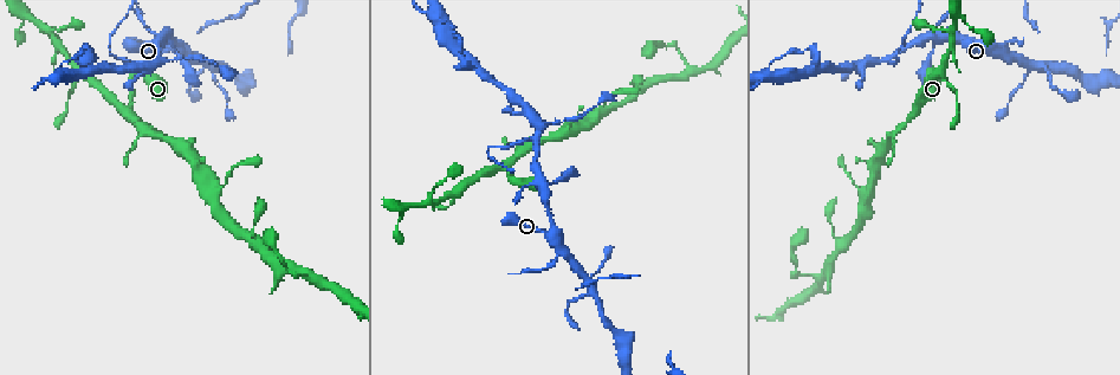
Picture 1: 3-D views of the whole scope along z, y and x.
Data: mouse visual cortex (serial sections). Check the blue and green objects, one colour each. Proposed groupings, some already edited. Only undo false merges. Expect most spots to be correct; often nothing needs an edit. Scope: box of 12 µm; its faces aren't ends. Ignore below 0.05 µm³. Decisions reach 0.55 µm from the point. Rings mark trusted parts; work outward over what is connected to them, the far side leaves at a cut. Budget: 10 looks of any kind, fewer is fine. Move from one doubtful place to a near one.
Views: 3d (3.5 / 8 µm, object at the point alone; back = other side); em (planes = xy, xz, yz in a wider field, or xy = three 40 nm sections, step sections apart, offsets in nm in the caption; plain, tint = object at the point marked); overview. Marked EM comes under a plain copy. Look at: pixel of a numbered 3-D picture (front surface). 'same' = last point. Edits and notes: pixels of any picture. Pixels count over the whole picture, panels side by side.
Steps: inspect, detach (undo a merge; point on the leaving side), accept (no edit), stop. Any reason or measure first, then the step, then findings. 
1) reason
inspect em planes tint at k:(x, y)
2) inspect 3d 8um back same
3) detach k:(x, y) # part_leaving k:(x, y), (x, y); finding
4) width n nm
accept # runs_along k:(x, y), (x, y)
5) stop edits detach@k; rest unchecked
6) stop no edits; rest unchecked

sharp bend
inspect 3d 3.5um at 1:(163, 35)

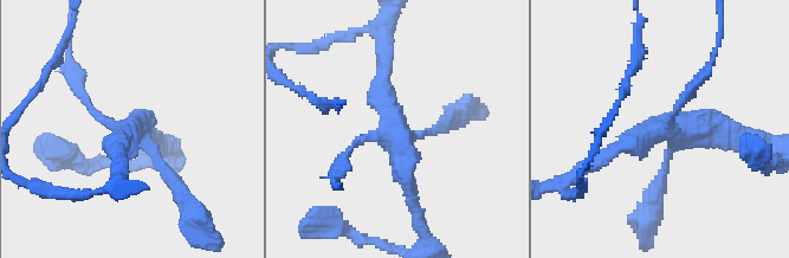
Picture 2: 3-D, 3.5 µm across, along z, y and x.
arms 4; arm_widths 100, 150, 200, 300 nm; need the tissue
inspect em xy step 2 tint at 2:(400, 147)

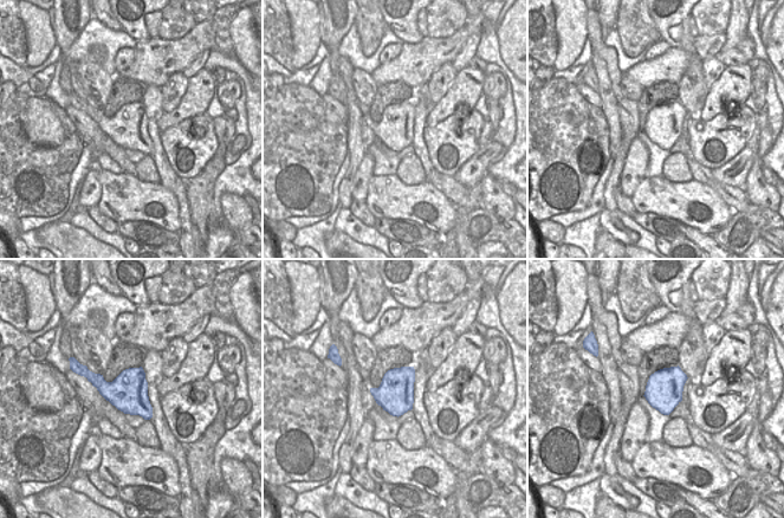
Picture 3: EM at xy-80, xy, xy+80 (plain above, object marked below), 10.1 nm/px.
width 380 nm
accept # runs_along 2:(418, 219), (382, 79); continuous, no second cell

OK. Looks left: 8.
four or more arms meet
inspect 3d 3.5um at 1:(878, 64)

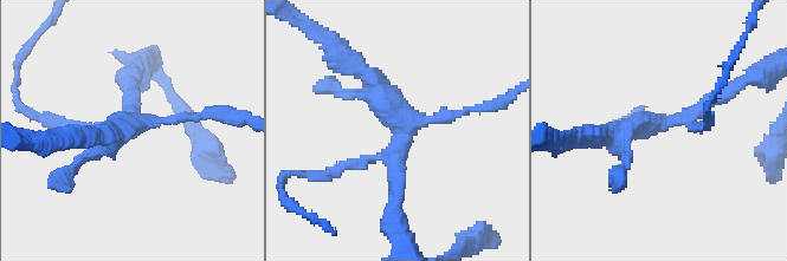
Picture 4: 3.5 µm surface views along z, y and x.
inspect em xy step 3 tint at 4:(661, 122)

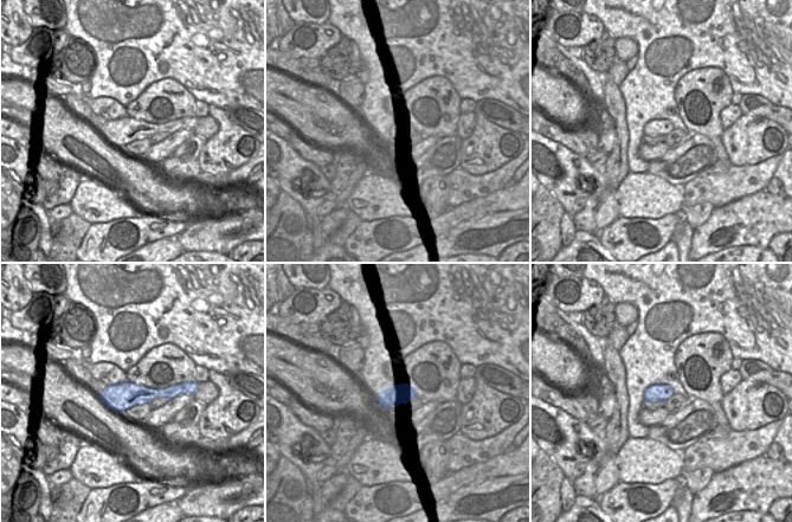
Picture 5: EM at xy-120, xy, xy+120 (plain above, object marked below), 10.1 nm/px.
arm_widths 150, 150, 200, 300 nm
accept # runs_along 5:(182, 388), (169, 393), (103, 397); continuous, no second cell

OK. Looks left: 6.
three-way junction
inspect 3d 3.5um at 1:(129, 106)

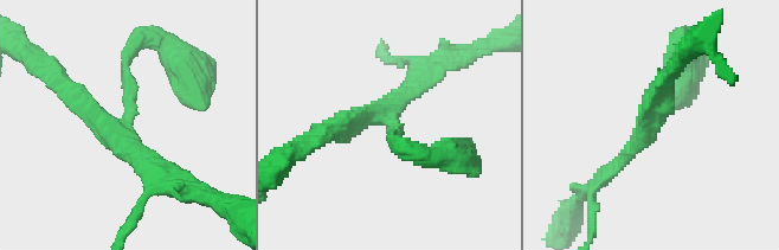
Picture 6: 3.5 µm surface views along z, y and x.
arms 3; arm_widths 150, 200, 250 nm; shape alone is not enough
inspect em xy step 5 tint at 6:(124, 129)

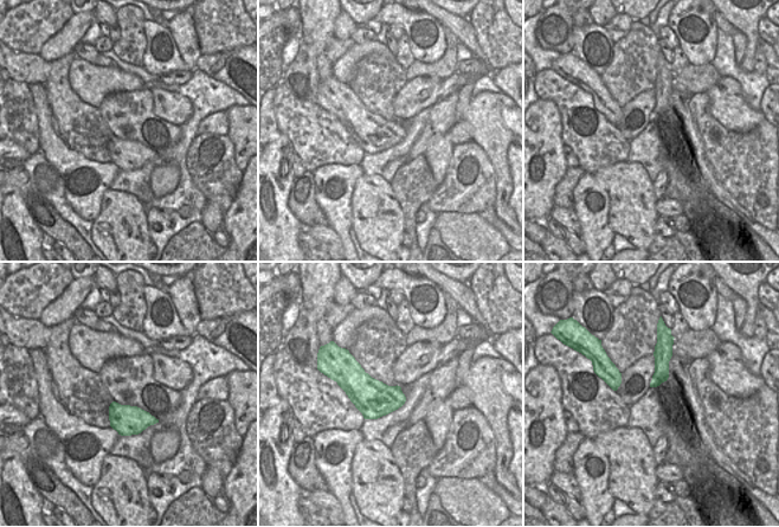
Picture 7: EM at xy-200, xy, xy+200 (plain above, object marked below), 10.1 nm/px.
width 380 nm
accept # runs_along 6:(670, 57), (655, 123), (600, 181); one cell here

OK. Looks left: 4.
side arm on a straight run
inspect 3d 3.5um at 1:(52, 34)

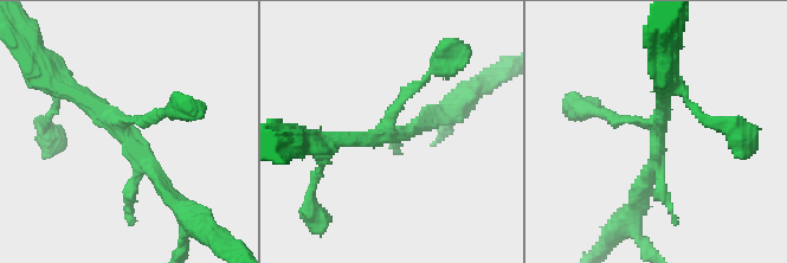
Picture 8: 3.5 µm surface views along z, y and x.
inspect em planes tint at 8:(389, 135)

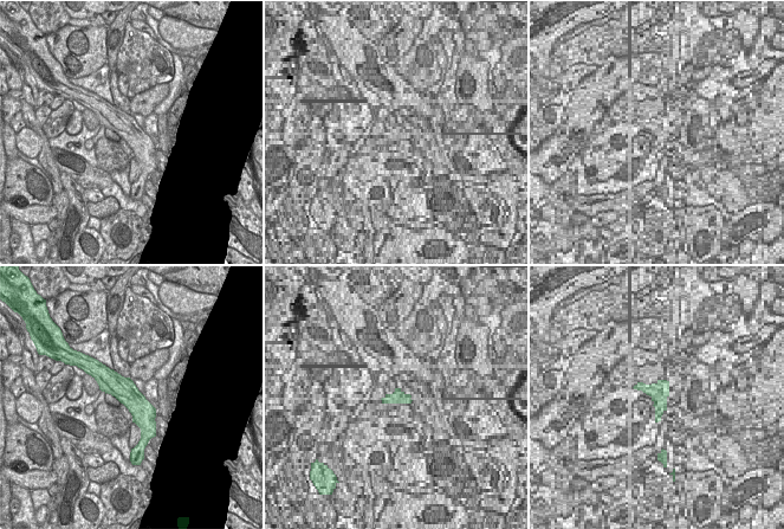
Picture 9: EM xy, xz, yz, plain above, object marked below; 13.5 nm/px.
accept # runs_along 8:(167, 193), (127, 130), (55, 79); continuous, no second cell

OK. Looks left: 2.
stop no edits; rest unchecked

